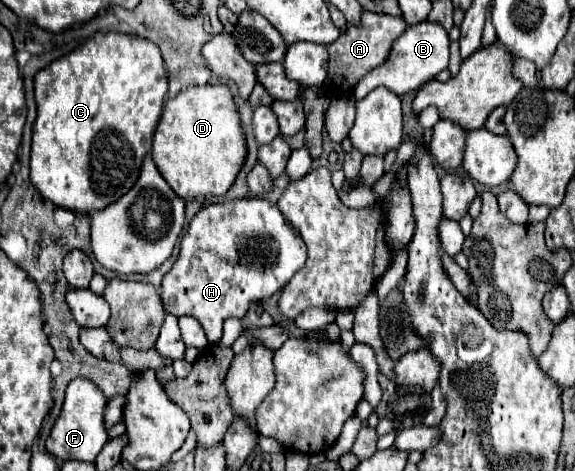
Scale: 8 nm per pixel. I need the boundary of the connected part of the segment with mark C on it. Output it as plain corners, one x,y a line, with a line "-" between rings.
118,31
96,33
76,51
38,71
34,81
38,107
30,157
30,179
34,187
56,207
82,215
116,203
138,181
142,159
152,149
154,129
168,91
168,75
160,49
152,41
134,35

